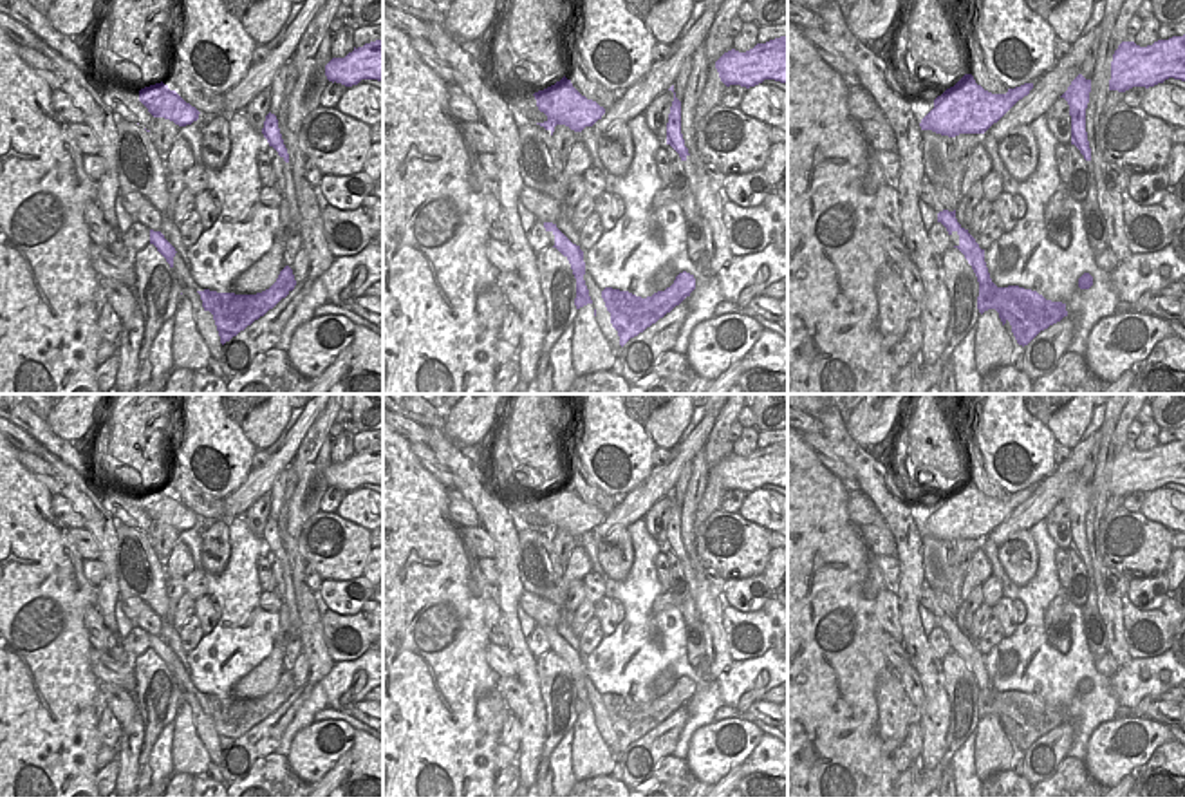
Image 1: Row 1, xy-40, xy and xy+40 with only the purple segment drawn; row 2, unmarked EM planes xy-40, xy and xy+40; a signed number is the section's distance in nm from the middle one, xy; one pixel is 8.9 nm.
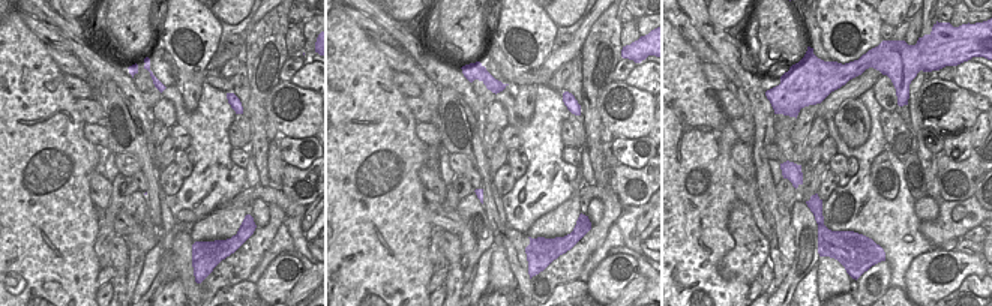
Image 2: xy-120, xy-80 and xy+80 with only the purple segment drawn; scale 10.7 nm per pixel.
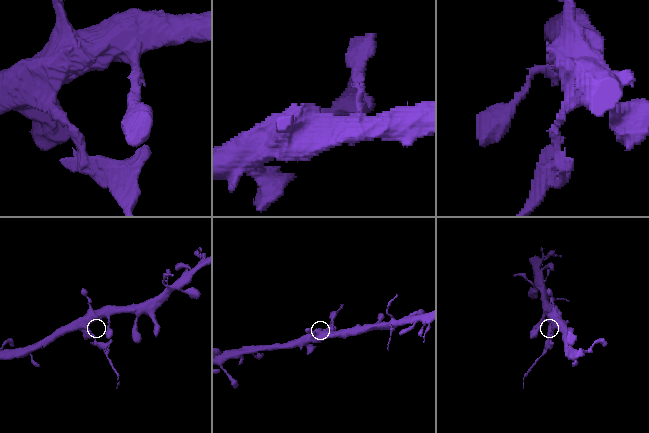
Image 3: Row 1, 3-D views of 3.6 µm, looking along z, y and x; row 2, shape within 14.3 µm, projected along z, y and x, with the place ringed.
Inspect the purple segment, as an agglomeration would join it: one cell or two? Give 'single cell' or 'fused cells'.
fused cells

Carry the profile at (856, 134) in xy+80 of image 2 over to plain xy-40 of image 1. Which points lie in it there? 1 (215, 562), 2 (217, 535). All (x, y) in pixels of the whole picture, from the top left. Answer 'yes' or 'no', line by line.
1: yes
2: yes

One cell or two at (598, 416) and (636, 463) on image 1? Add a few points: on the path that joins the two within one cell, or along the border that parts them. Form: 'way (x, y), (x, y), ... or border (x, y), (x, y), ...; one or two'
way (604, 427), (629, 452); one

